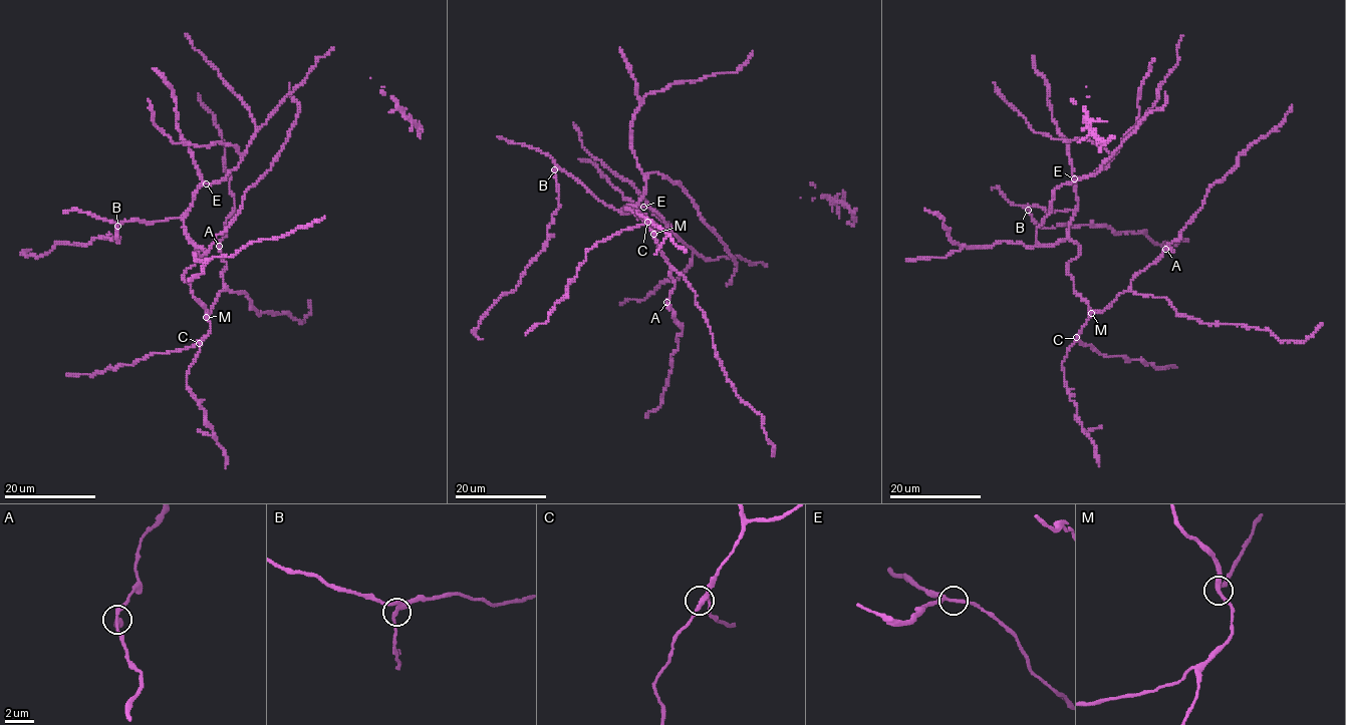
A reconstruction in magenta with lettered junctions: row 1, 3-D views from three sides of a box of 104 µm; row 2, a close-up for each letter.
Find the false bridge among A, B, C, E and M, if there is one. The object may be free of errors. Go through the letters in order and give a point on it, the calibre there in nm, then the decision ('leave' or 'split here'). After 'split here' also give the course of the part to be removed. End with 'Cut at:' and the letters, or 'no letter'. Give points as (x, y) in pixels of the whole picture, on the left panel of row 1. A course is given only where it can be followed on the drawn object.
A: (219, 246) | 240 nm | leave
B: (117, 226) | 280 nm | leave
C: (199, 343) | 280 nm | leave
E: (206, 184) | 240 nm | leave
M: (206, 317) | 280 nm | leave
Cut at: no letter

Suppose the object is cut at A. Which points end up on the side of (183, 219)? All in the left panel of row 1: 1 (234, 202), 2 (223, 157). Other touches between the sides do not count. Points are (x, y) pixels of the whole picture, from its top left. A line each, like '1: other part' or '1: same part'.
1: other part
2: other part

